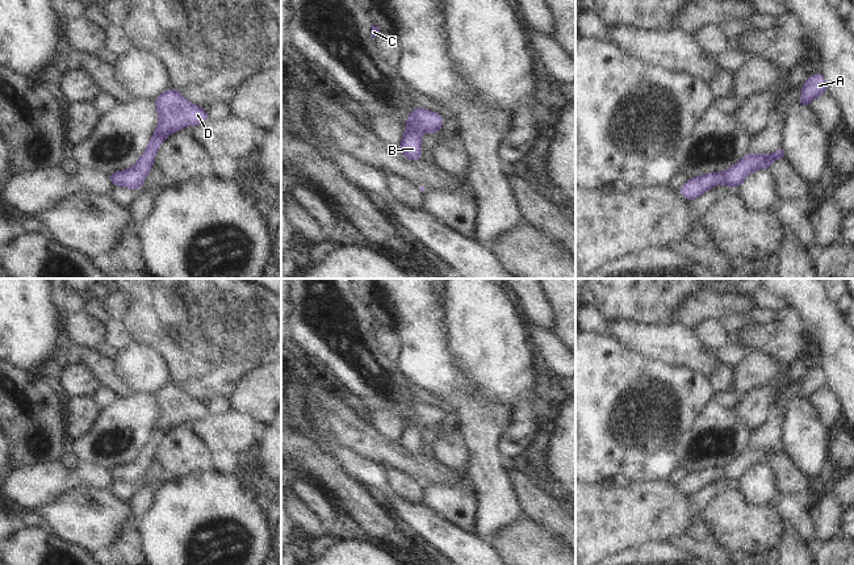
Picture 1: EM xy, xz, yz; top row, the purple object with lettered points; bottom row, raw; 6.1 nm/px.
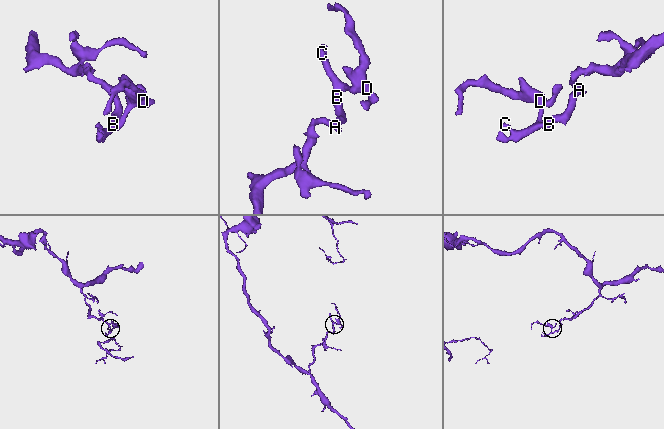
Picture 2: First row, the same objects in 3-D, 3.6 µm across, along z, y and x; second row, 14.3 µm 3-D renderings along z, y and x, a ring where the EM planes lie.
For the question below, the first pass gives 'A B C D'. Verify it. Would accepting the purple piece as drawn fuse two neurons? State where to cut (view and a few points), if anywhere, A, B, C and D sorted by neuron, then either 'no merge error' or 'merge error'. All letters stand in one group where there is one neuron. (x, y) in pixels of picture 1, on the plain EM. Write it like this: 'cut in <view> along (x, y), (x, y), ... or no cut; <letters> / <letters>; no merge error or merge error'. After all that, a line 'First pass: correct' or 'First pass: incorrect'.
no cut; A B C D; no merge error
First pass: correct

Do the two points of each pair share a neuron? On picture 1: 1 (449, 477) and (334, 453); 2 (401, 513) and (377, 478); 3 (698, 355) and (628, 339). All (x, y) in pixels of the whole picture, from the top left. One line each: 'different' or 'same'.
1: different
2: different
3: same

